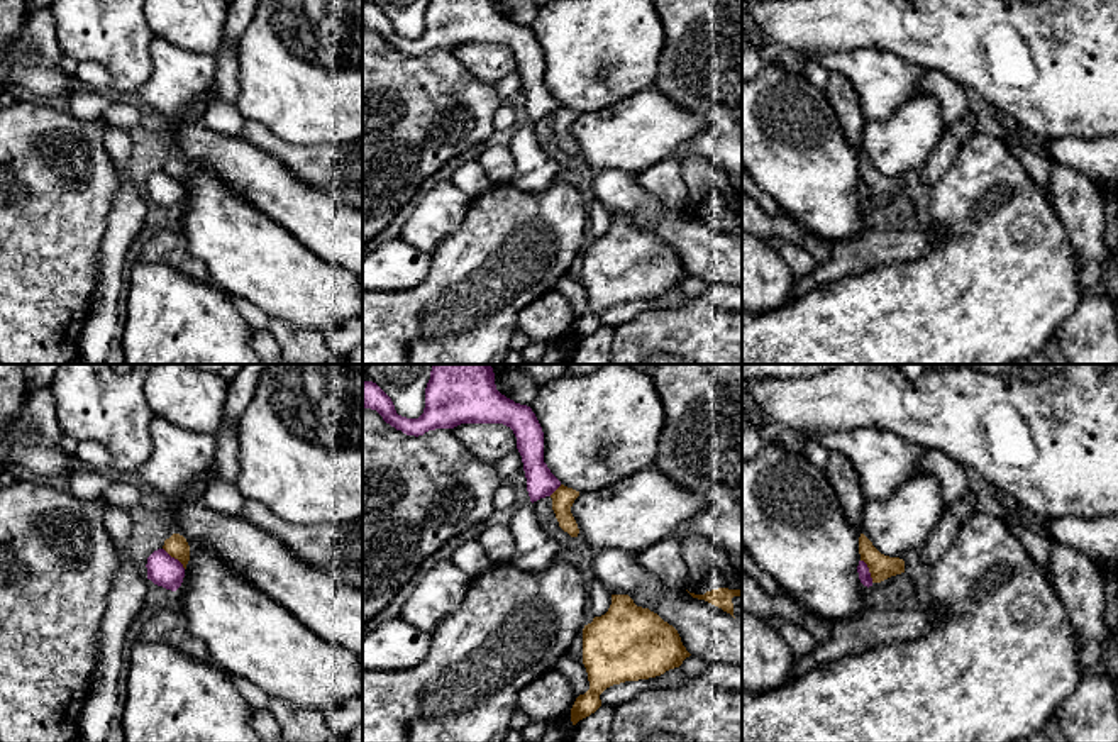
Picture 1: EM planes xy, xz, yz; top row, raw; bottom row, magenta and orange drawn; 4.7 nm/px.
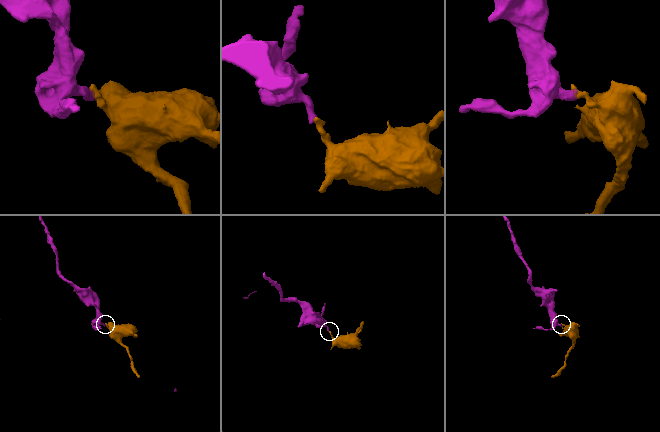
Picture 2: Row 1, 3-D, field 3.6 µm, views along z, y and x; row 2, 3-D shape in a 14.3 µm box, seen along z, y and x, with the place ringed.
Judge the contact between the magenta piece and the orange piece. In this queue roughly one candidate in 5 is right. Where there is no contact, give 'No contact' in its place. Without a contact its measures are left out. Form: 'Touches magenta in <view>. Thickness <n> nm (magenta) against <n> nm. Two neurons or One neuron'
Touches magenta in xy. Thickness 150 nm (magenta) against 110 nm. Two neurons

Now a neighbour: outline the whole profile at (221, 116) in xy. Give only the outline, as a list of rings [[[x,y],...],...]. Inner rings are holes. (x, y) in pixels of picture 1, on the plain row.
[[[222,98],[212,100],[202,115],[205,127],[230,137],[242,137],[244,122],[235,105]]]

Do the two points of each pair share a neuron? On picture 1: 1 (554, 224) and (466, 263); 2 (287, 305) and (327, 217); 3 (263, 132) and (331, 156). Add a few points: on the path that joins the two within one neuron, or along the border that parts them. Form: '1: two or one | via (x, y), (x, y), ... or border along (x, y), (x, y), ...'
1: one | via (532, 236), (517, 243), (497, 263), (488, 263)
2: two | border along (282, 226), (317, 254), (344, 268)
3: one | via (280, 149), (292, 156), (314, 156)

